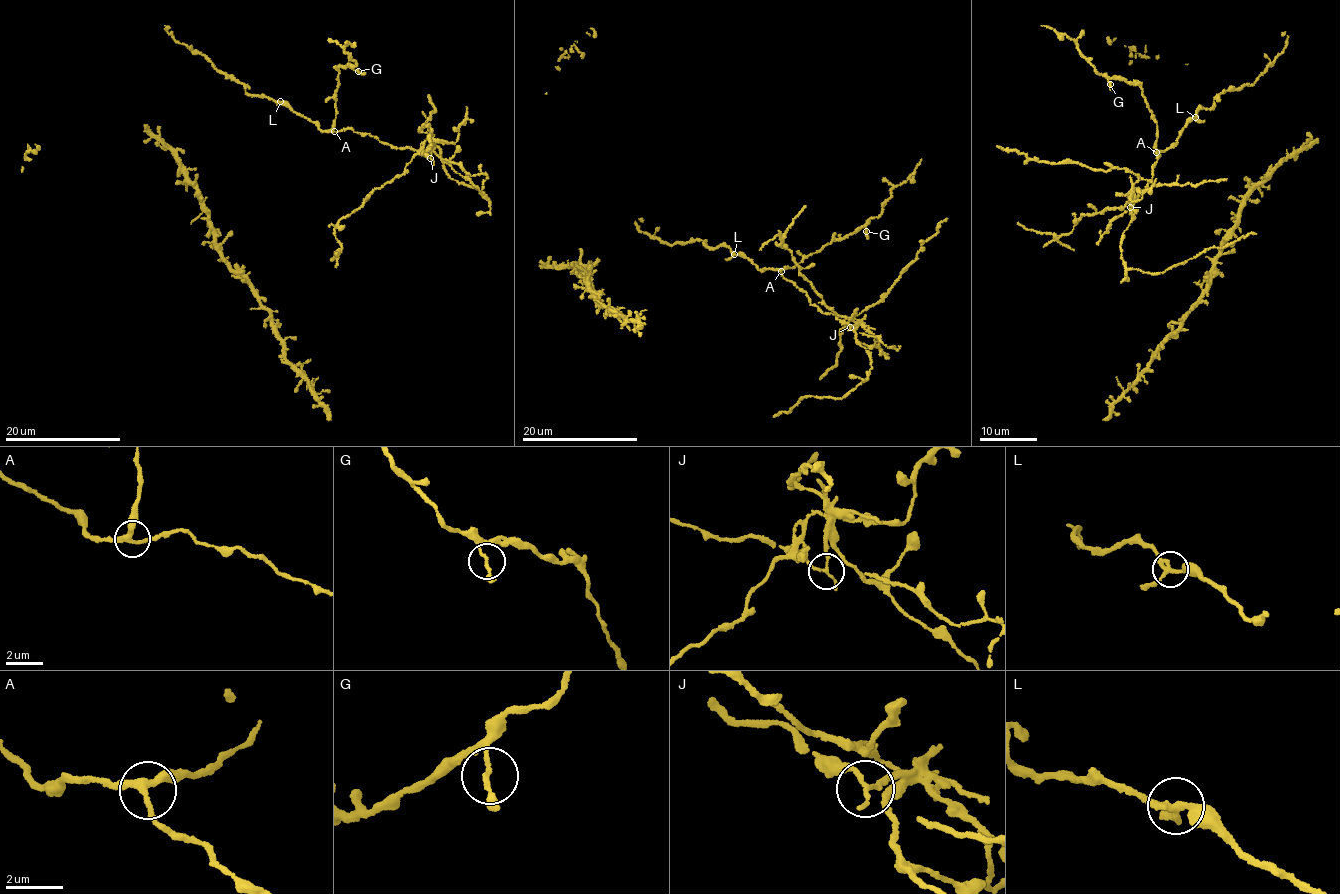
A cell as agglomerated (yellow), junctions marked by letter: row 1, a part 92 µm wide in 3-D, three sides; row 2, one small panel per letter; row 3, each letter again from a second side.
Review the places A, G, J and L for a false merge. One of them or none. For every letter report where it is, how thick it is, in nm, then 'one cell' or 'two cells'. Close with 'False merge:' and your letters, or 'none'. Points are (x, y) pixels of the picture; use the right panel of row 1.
A: place (1156, 152); calibre 240 nm; one cell
G: place (1110, 84); calibre 150 nm; one cell
J: place (1130, 207); calibre 120 nm; two cells
L: place (1195, 117); calibre 220 nm; one cell
False merge: J

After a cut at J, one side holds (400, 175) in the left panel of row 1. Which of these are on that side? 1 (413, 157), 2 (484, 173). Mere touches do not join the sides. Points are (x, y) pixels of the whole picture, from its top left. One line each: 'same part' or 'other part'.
1: same part
2: other part

